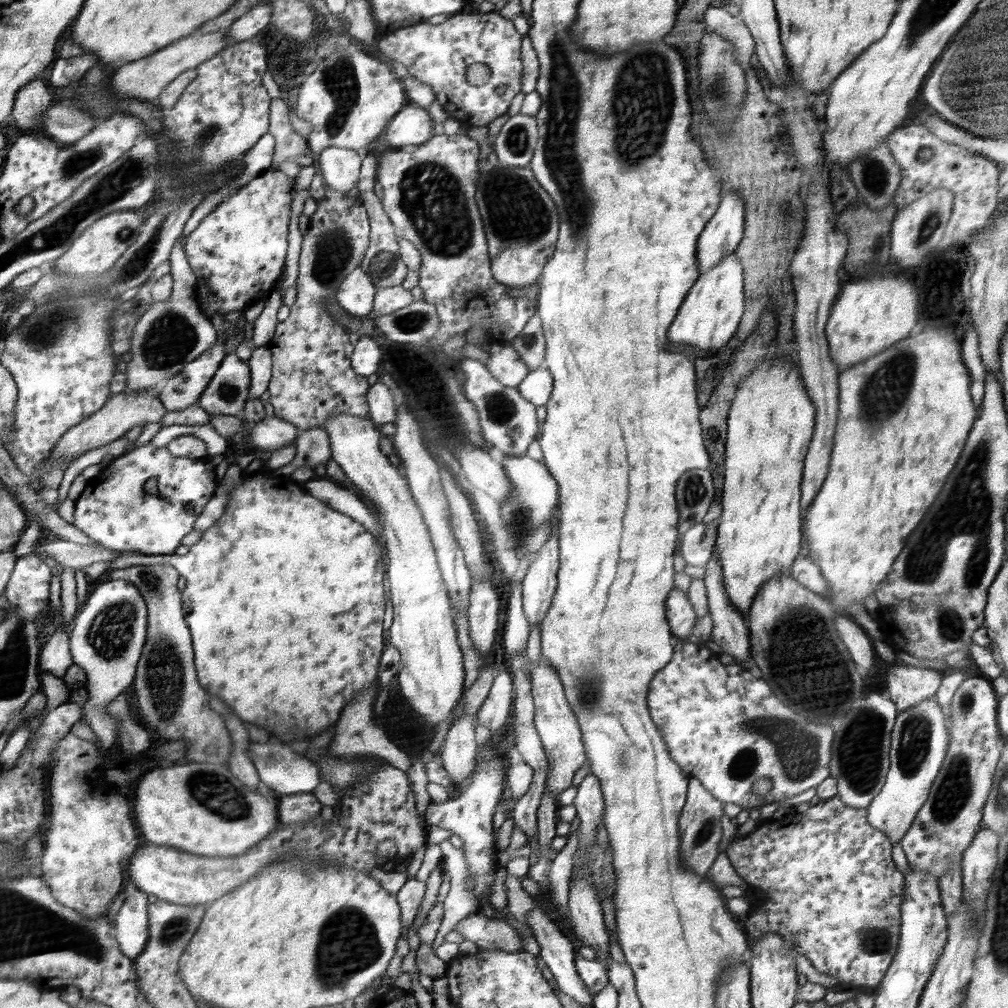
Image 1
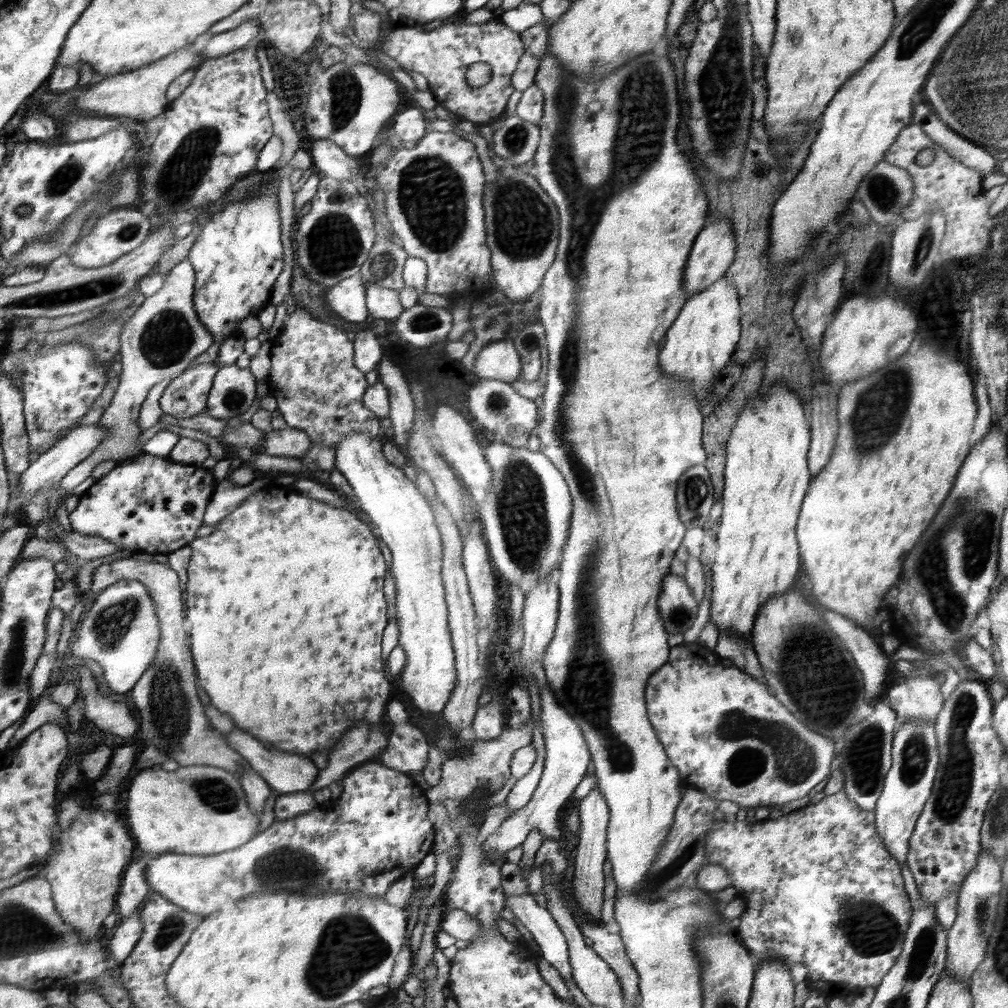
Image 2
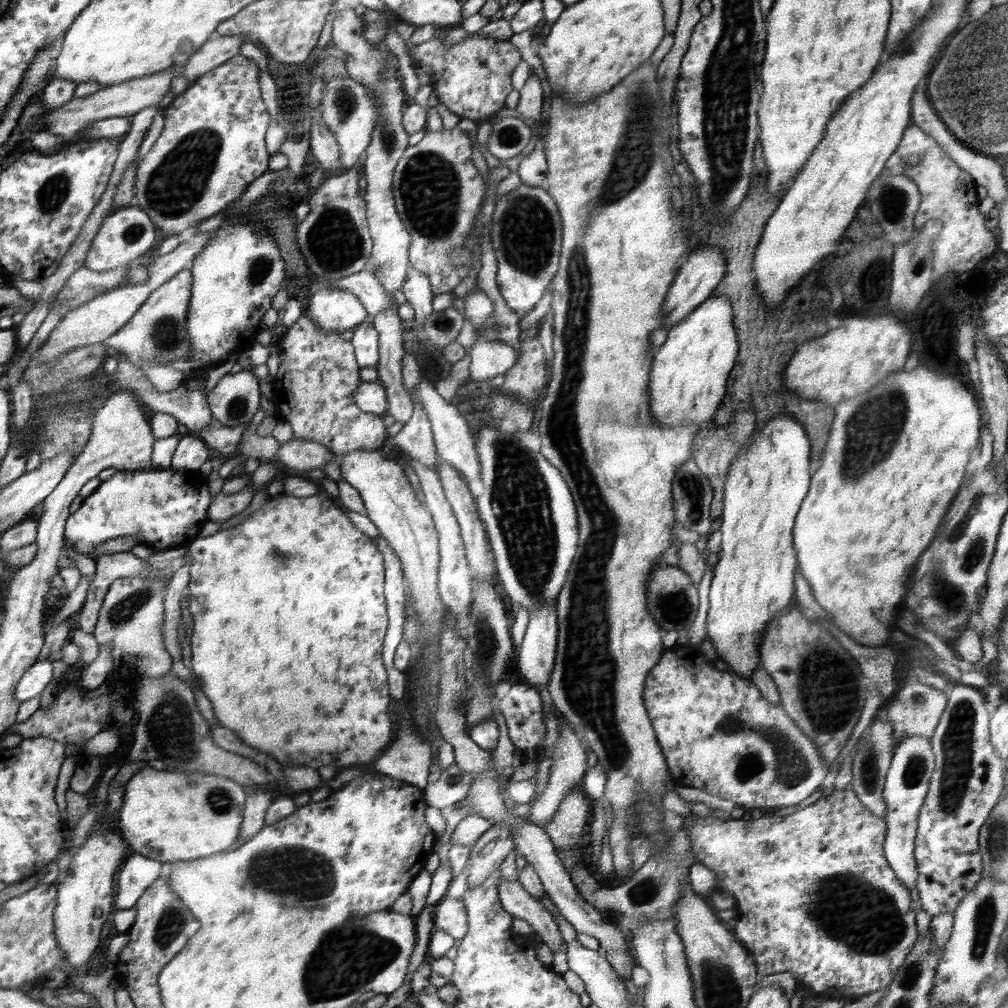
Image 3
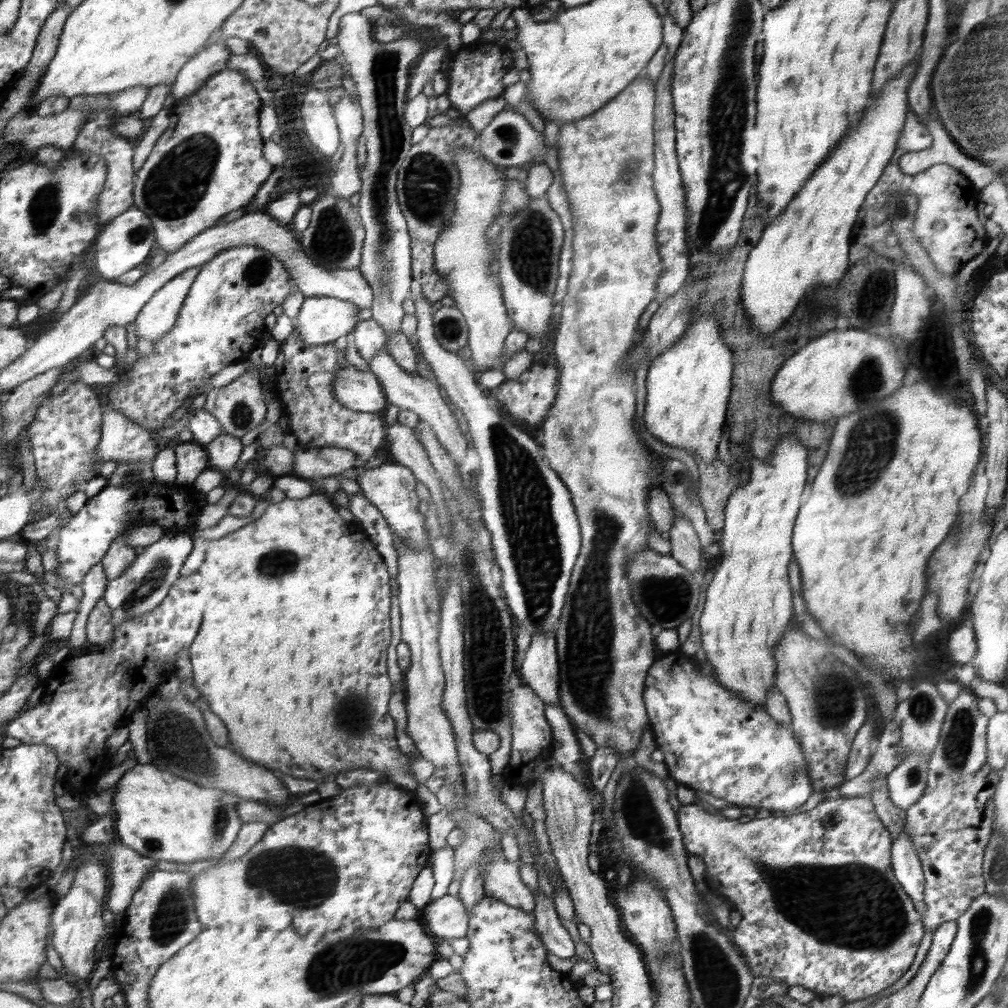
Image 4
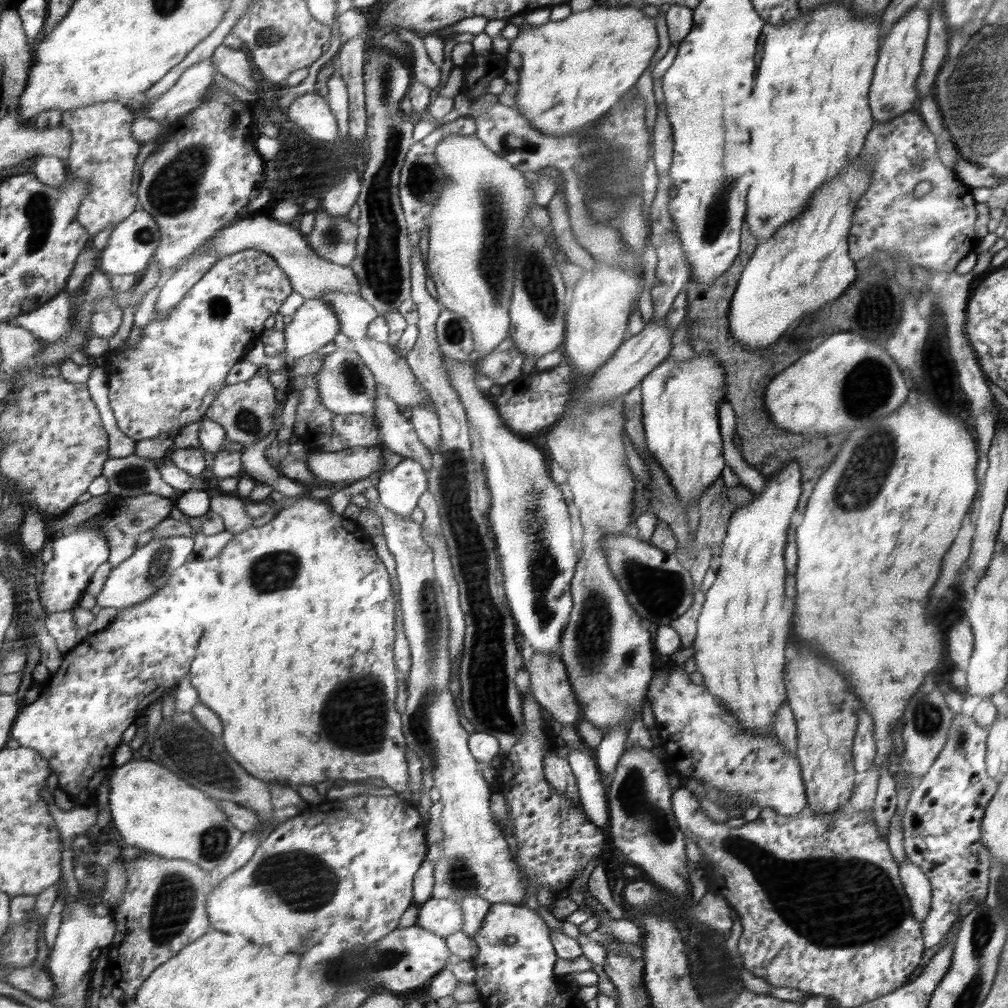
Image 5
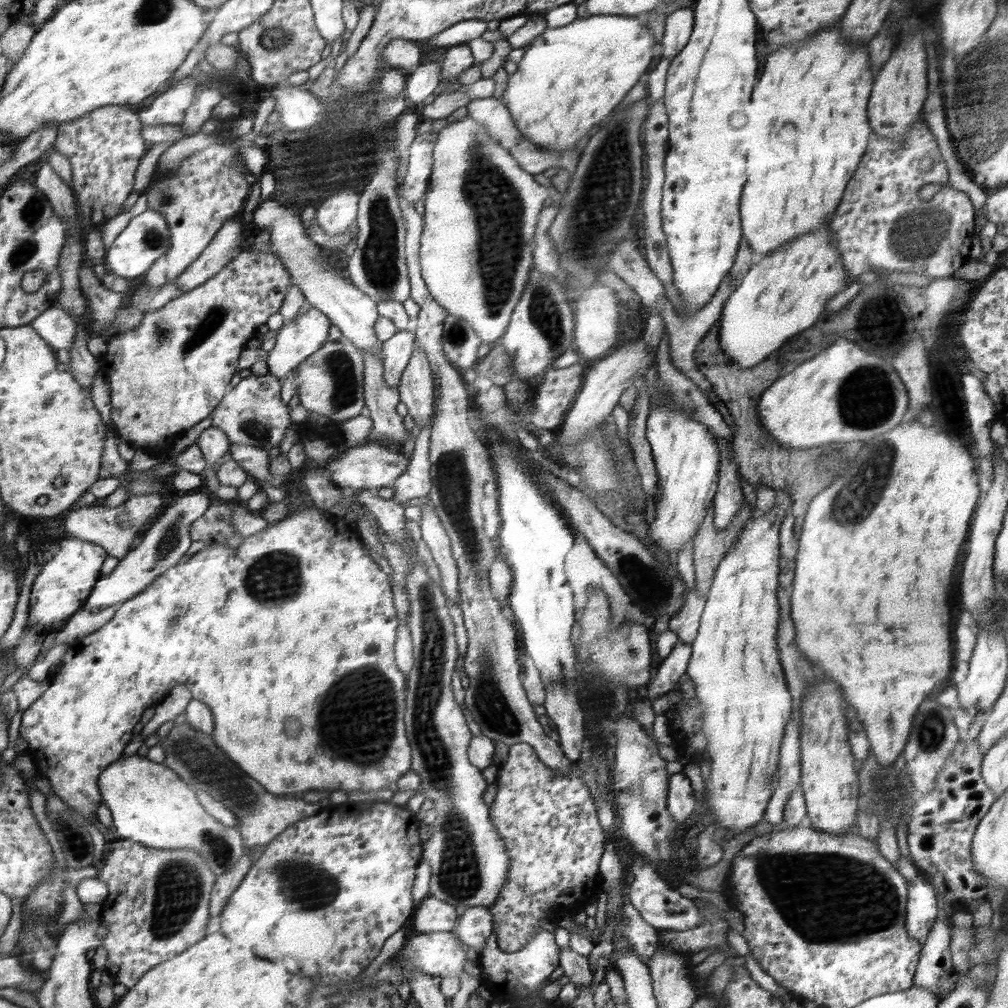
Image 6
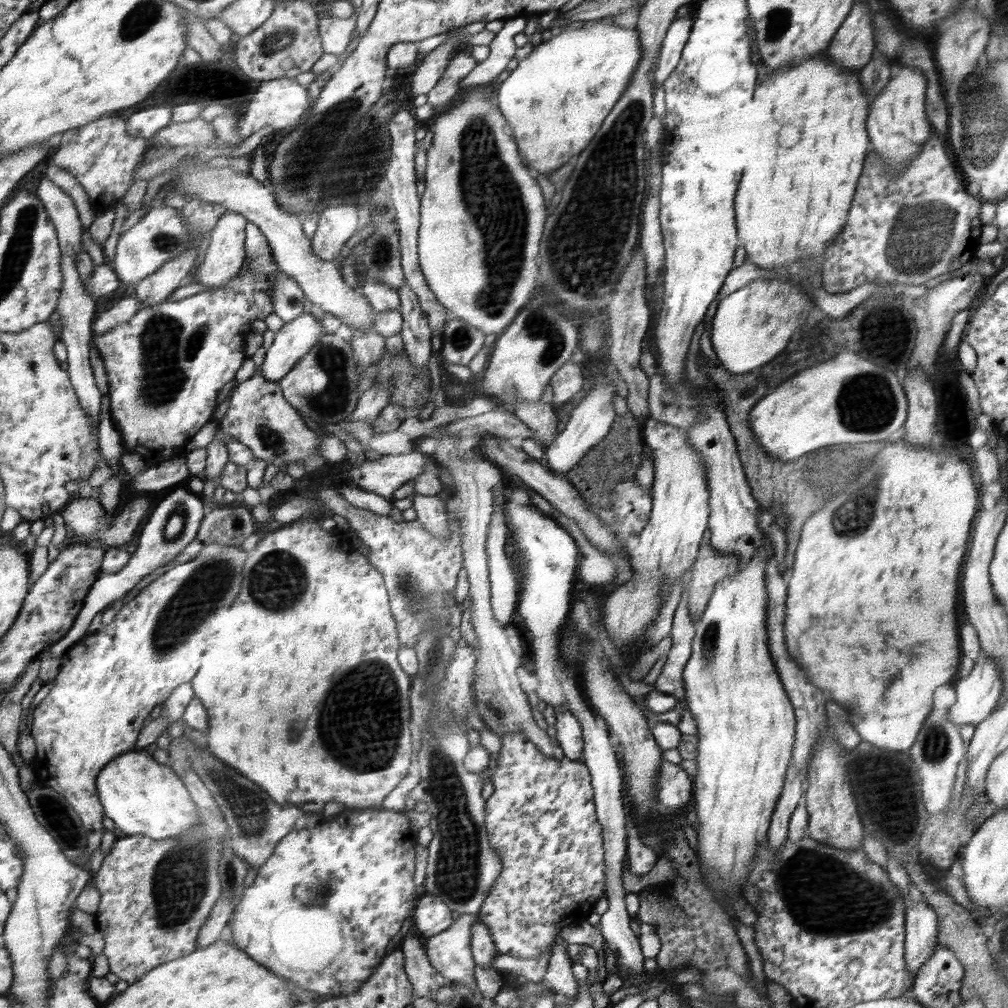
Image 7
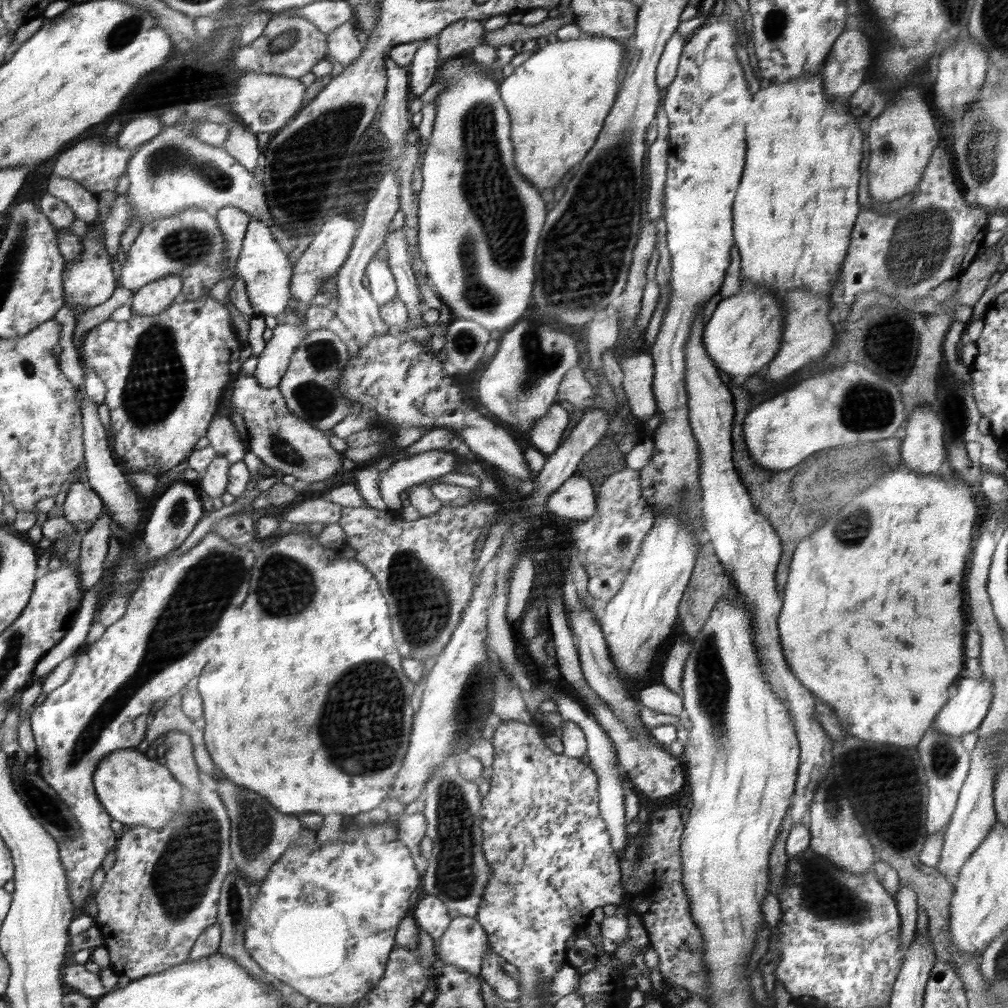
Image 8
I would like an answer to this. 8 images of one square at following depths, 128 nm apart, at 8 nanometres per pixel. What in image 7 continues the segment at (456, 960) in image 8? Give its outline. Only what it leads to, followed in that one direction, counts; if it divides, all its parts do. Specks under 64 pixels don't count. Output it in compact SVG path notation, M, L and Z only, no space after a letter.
M462 914L443 932L423 939L430 965L445 979L472 988L479 995L472 950L472 927L476 916Z

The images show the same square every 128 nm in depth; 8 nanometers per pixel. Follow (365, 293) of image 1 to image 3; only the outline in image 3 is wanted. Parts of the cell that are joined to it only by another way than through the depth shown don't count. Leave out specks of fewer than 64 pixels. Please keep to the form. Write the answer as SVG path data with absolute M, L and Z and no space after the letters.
M340 287L314 290L304 314L318 323L320 331L340 333L355 328L370 318L360 299Z

